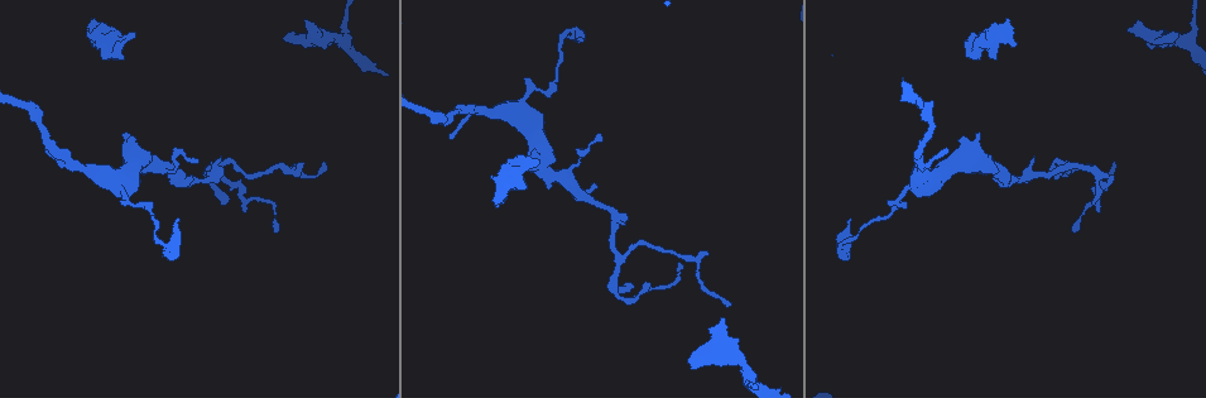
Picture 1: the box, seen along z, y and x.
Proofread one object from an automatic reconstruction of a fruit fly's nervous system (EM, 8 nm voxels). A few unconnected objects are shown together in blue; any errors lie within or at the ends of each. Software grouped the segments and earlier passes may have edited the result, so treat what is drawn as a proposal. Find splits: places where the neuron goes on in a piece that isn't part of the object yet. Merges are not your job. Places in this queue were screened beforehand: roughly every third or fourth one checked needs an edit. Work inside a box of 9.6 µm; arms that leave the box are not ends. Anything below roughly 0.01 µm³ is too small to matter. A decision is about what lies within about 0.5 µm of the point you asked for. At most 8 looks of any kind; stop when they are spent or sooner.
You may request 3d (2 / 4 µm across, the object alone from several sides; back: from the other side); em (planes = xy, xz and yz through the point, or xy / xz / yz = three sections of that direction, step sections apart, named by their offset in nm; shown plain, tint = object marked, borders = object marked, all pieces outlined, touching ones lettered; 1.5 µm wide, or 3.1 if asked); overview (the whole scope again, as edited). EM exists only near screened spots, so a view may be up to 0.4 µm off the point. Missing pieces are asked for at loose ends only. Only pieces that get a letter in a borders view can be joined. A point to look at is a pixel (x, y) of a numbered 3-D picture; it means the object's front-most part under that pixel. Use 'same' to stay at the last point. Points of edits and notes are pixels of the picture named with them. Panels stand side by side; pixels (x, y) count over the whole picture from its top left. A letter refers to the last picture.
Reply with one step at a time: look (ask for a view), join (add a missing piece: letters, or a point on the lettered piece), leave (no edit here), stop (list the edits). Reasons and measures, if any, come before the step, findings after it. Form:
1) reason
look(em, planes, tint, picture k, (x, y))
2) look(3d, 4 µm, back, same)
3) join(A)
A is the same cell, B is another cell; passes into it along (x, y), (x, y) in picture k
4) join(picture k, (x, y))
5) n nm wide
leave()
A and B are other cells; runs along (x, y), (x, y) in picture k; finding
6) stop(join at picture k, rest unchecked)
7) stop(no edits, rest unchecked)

look(em, planes, borders, picture 1, (223, 202))

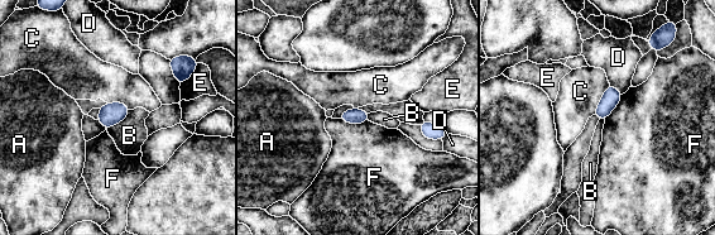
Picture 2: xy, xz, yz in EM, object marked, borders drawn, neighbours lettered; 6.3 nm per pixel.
leave()
A, B, C, D, E and F are other cells; border along (339, 119), (346, 123), (368, 121) in picture 2; none of them fits

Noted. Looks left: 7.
tapers out
look(em, yz, step 4, tint, picture 1, (623, 223))

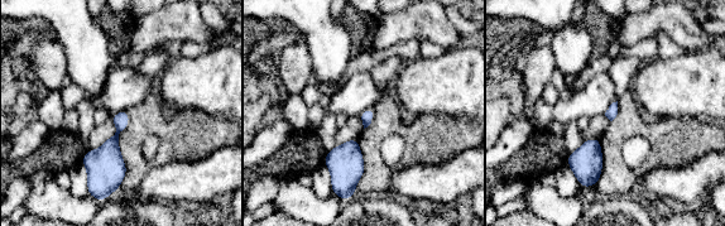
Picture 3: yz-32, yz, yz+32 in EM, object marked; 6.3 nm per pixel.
what lies round it
look(em, yz, step 4, borders, same)

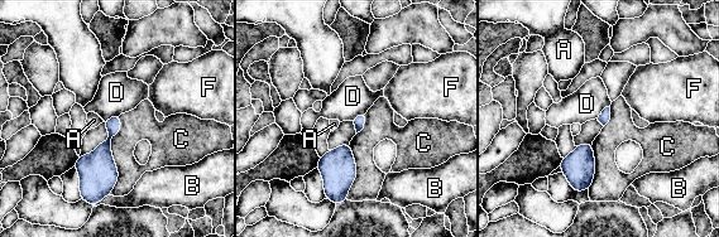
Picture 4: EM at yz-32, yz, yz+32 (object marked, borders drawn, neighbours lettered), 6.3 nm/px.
leave()
A, B, C, D and F are other cells; none of them fits

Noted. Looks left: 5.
look(3d, 2 µm, picture 1, (290, 32))

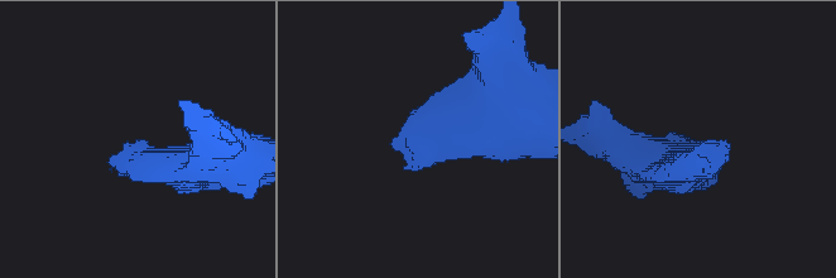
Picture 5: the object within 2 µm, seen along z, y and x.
look(em, planes, borders, picture 5, (730, 146))

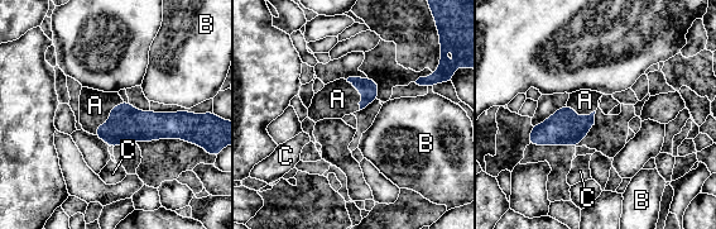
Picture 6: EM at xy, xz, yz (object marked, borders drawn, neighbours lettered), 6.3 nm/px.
join(A)
A is the same cell, B and C are other cells; passes into it along (560, 129), (580, 119), (585, 100) in picture 6; it goes on there

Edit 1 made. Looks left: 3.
stop(join at picture 6, rest unchecked)

